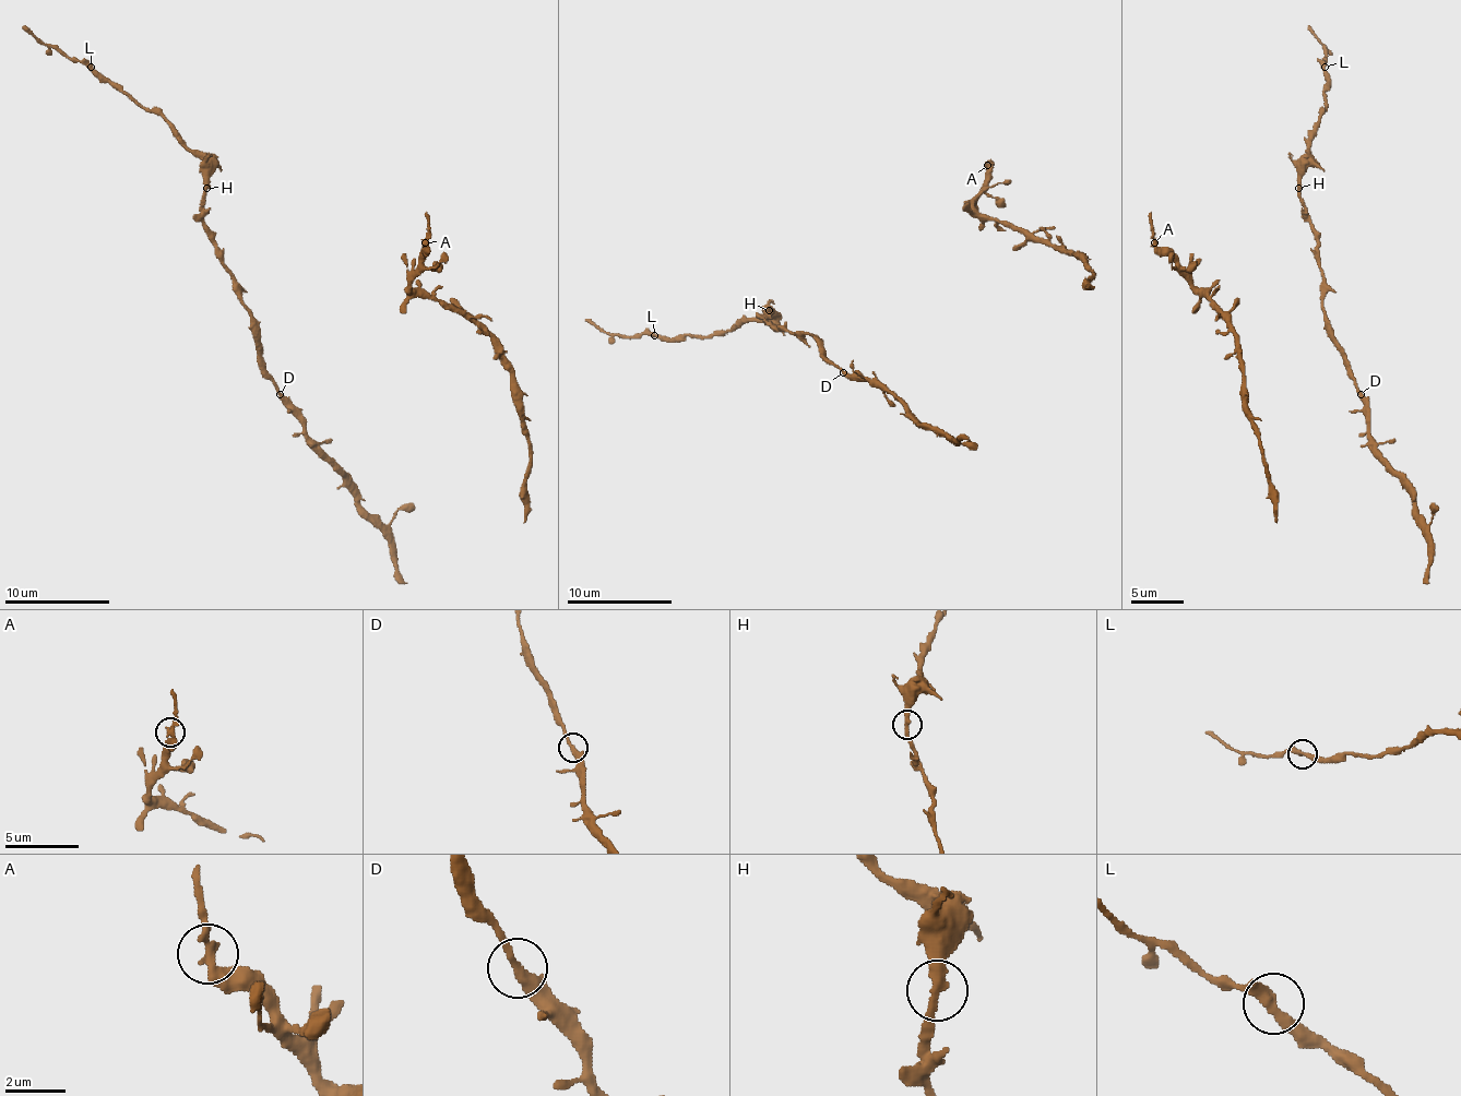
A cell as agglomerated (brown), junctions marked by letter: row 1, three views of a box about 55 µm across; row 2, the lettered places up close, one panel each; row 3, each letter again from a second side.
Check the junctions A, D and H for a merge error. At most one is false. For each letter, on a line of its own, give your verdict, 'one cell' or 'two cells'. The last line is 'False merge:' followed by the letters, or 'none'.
A: one cell
D: one cell
H: one cell
False merge: none

